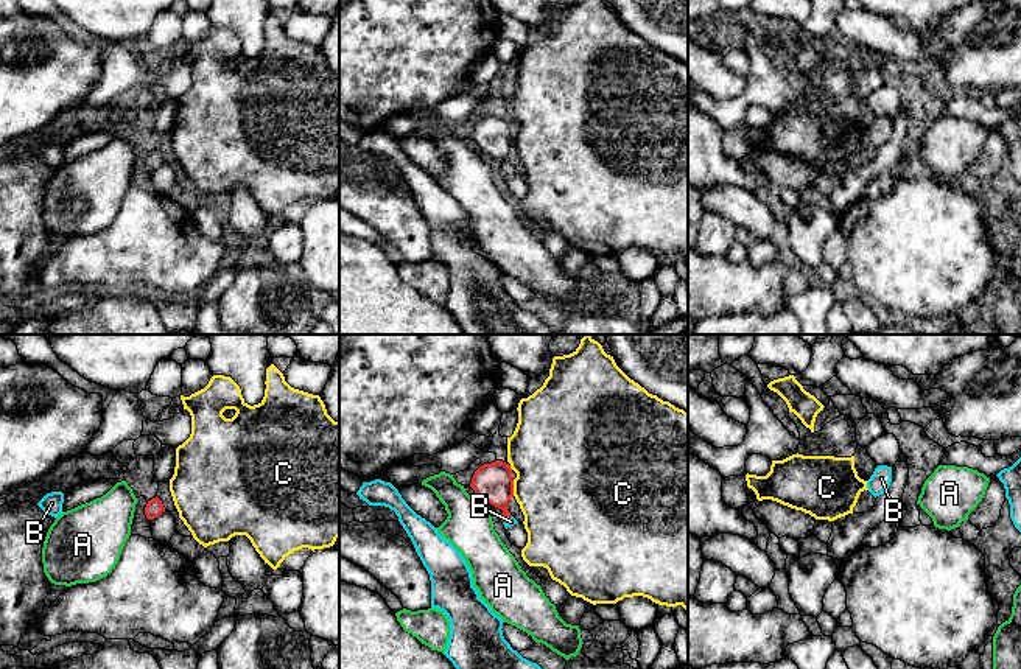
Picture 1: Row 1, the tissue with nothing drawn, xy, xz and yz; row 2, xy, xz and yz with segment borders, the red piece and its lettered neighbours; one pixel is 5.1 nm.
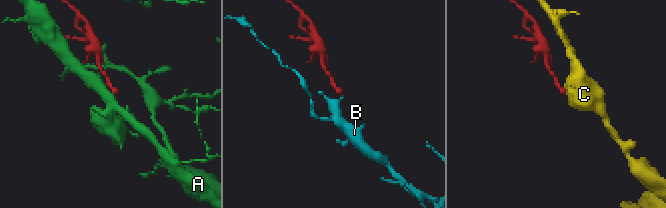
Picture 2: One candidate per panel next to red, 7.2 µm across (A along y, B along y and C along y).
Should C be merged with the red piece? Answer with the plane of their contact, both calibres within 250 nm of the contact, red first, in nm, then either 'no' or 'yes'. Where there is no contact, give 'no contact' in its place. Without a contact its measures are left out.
meets red in xz; 200 nm thick on the red side, 480 nm on the other; no

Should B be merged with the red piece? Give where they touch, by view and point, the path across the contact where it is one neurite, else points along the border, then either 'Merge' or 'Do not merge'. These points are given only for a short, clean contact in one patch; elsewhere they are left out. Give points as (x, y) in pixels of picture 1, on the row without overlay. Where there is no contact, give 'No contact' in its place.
Touches red at xz (506, 171). Path across: xz (492, 134), (498, 142), (506, 171), (511, 173). Merge

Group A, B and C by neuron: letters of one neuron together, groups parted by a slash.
A / B / C

